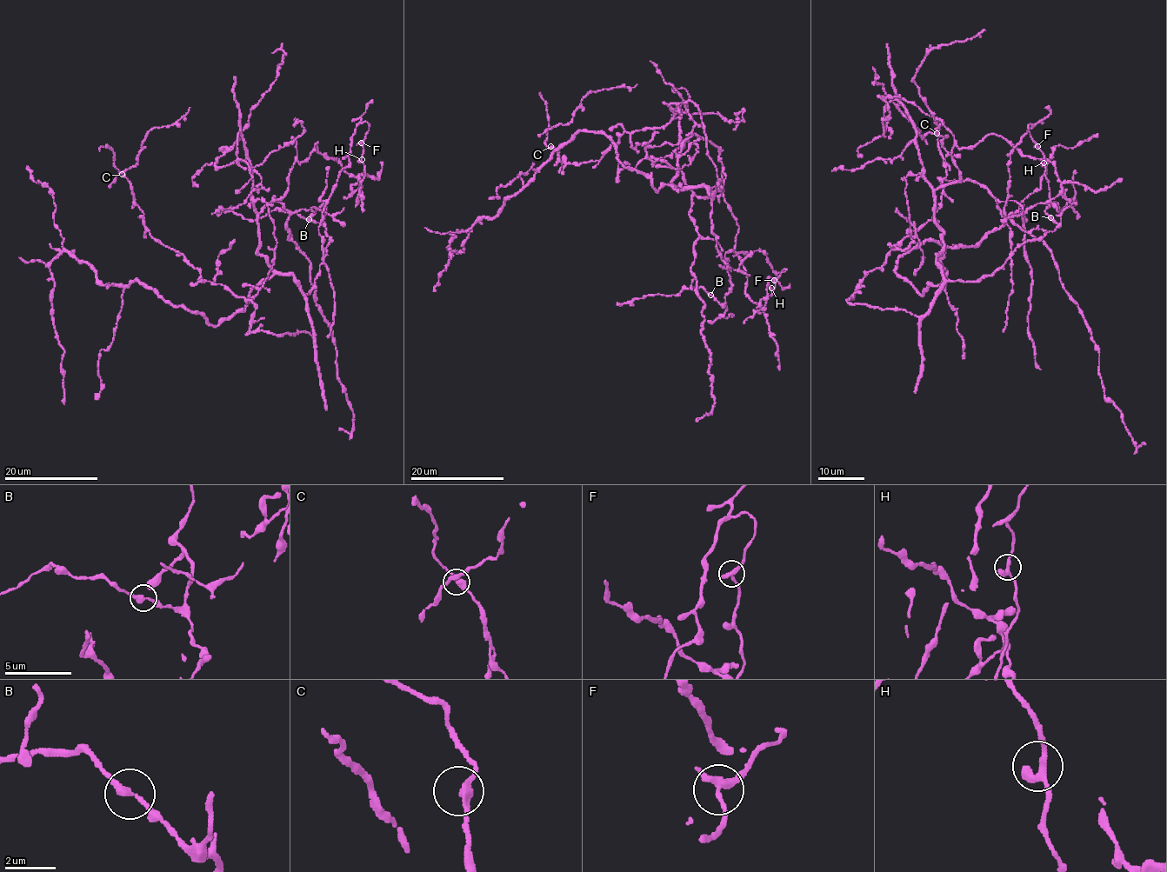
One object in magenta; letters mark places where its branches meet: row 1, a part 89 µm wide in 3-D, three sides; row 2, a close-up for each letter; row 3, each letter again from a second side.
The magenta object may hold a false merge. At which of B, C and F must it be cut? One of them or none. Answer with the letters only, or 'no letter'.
F

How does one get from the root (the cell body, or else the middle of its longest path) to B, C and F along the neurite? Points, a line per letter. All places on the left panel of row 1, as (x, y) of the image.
B: (306, 302), (305, 296), (314, 288), (320, 264), (331, 240), (323, 225), (310, 219)
C: (306, 302), (311, 335), (251, 331), (255, 303), (203, 279), (182, 253), (158, 242), (122, 174)
F: (306, 302), (323, 262), (322, 211), (339, 173), (350, 162), (355, 129), (366, 122), (369, 130), (361, 143)

